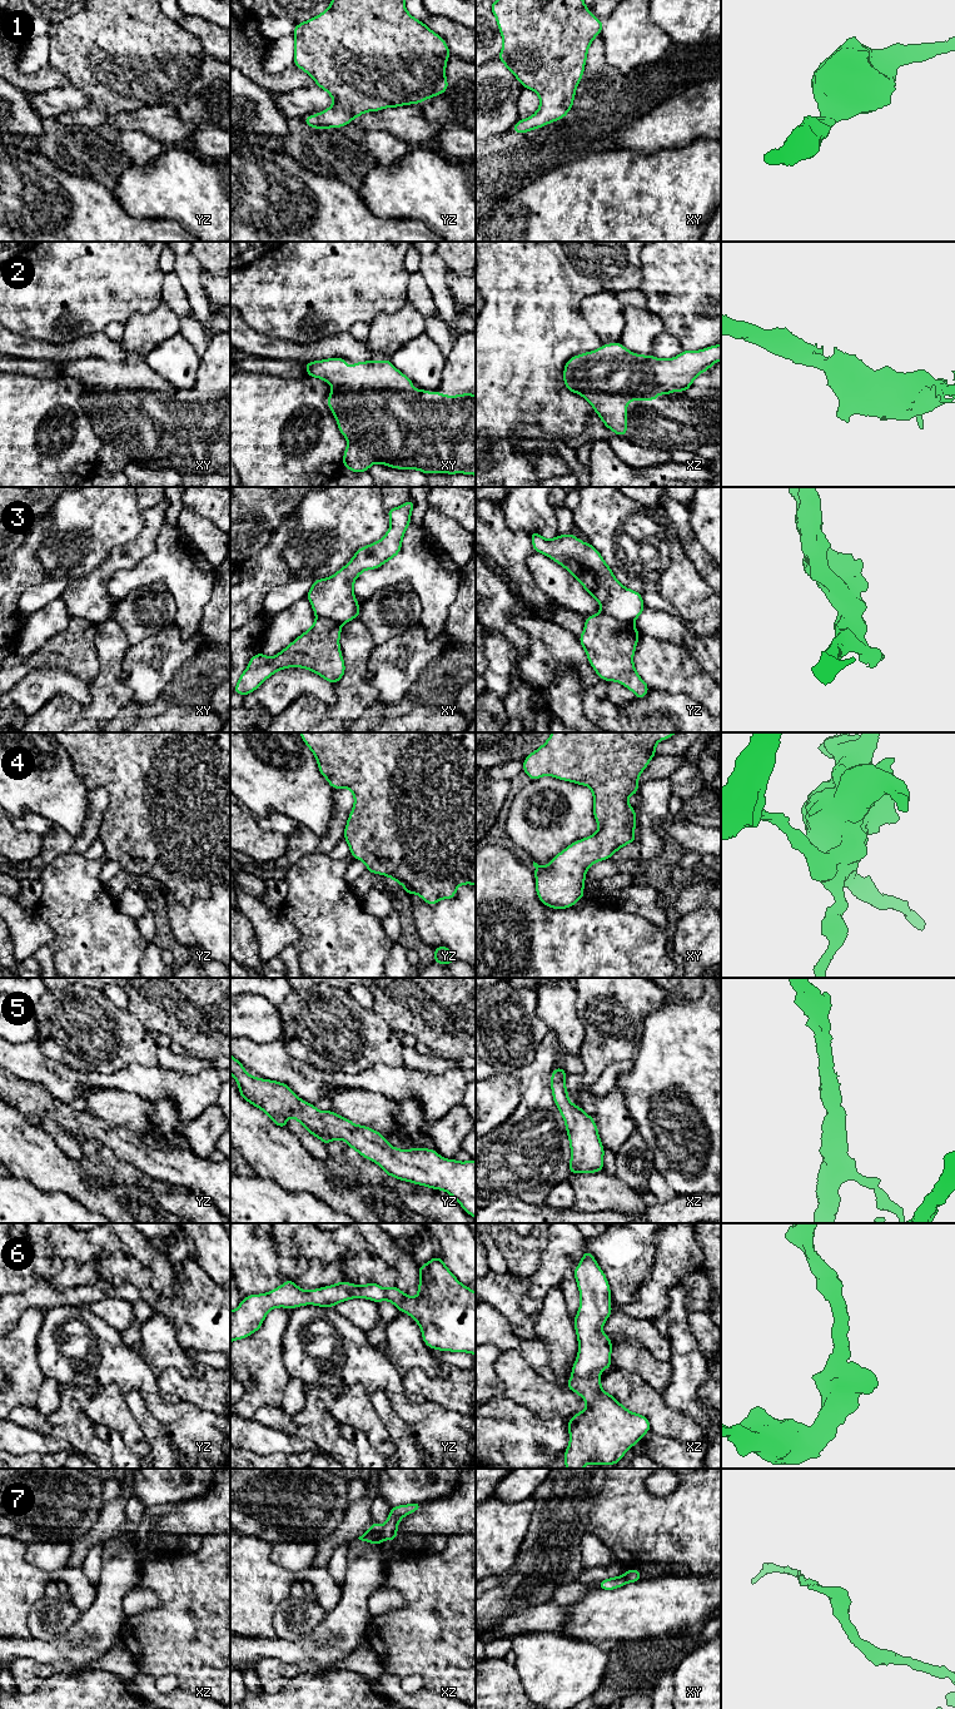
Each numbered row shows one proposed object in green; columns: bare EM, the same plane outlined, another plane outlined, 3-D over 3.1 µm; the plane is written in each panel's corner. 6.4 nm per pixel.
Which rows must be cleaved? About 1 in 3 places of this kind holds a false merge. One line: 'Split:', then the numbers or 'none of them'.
Split: 3, 7

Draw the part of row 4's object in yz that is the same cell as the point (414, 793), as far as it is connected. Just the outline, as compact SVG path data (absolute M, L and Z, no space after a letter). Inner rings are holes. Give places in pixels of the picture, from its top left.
M299 732L305 745L312 750L318 761L318 769L320 774L327 779L333 789L349 789L354 795L354 806L349 814L345 829L344 839L350 848L350 854L357 860L362 860L367 870L372 874L386 875L397 883L399 883L408 895L418 894L431 906L441 899L452 899L456 896L457 888L463 884L476 885L476 732Z

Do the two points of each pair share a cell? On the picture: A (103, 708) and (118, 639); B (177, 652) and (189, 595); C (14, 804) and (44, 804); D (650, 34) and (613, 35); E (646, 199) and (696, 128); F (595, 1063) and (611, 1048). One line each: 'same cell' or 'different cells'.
A: same cell
B: different cells
C: same cell
D: same cell
E: different cells
F: same cell

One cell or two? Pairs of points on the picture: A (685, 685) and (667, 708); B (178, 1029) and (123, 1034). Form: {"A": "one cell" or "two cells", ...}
{"A": "two cells", "B": "two cells"}

